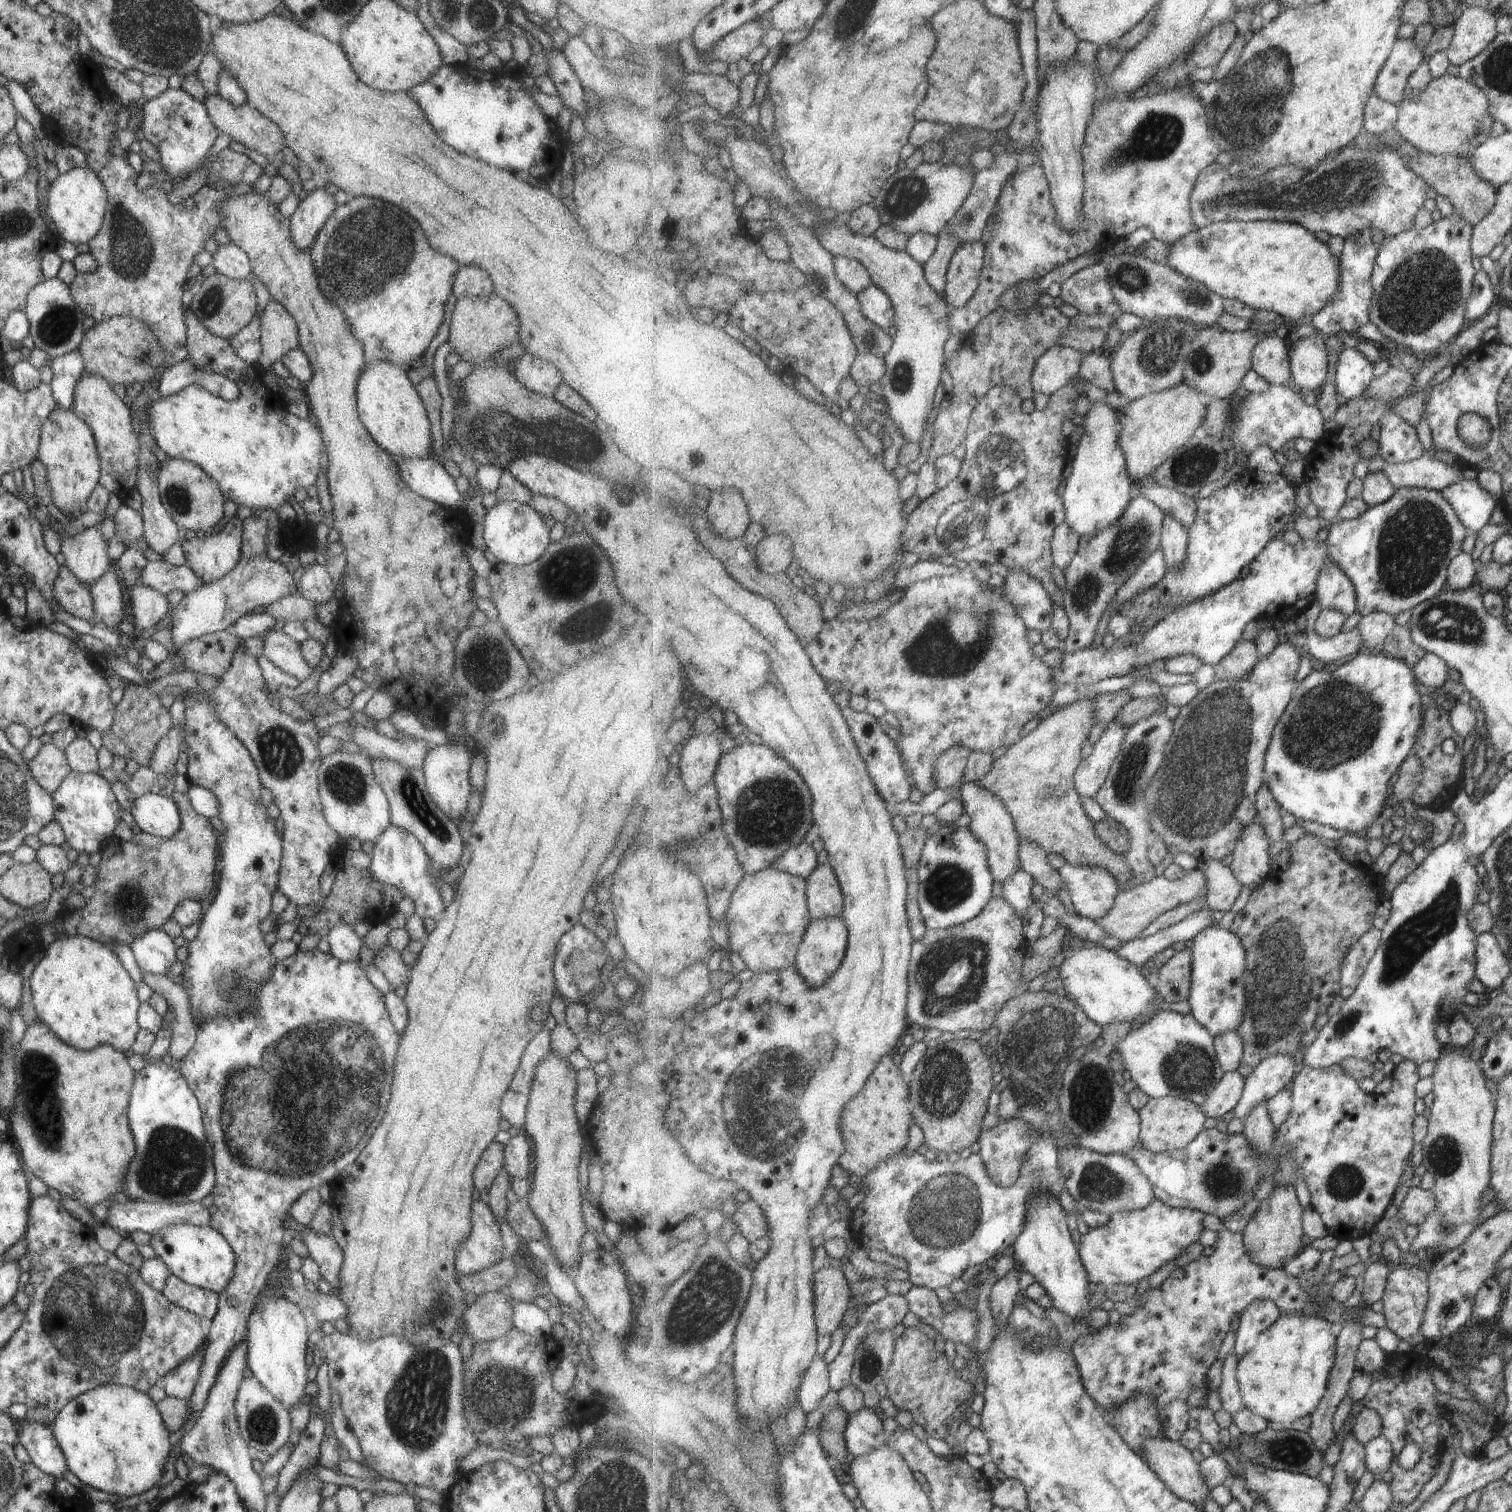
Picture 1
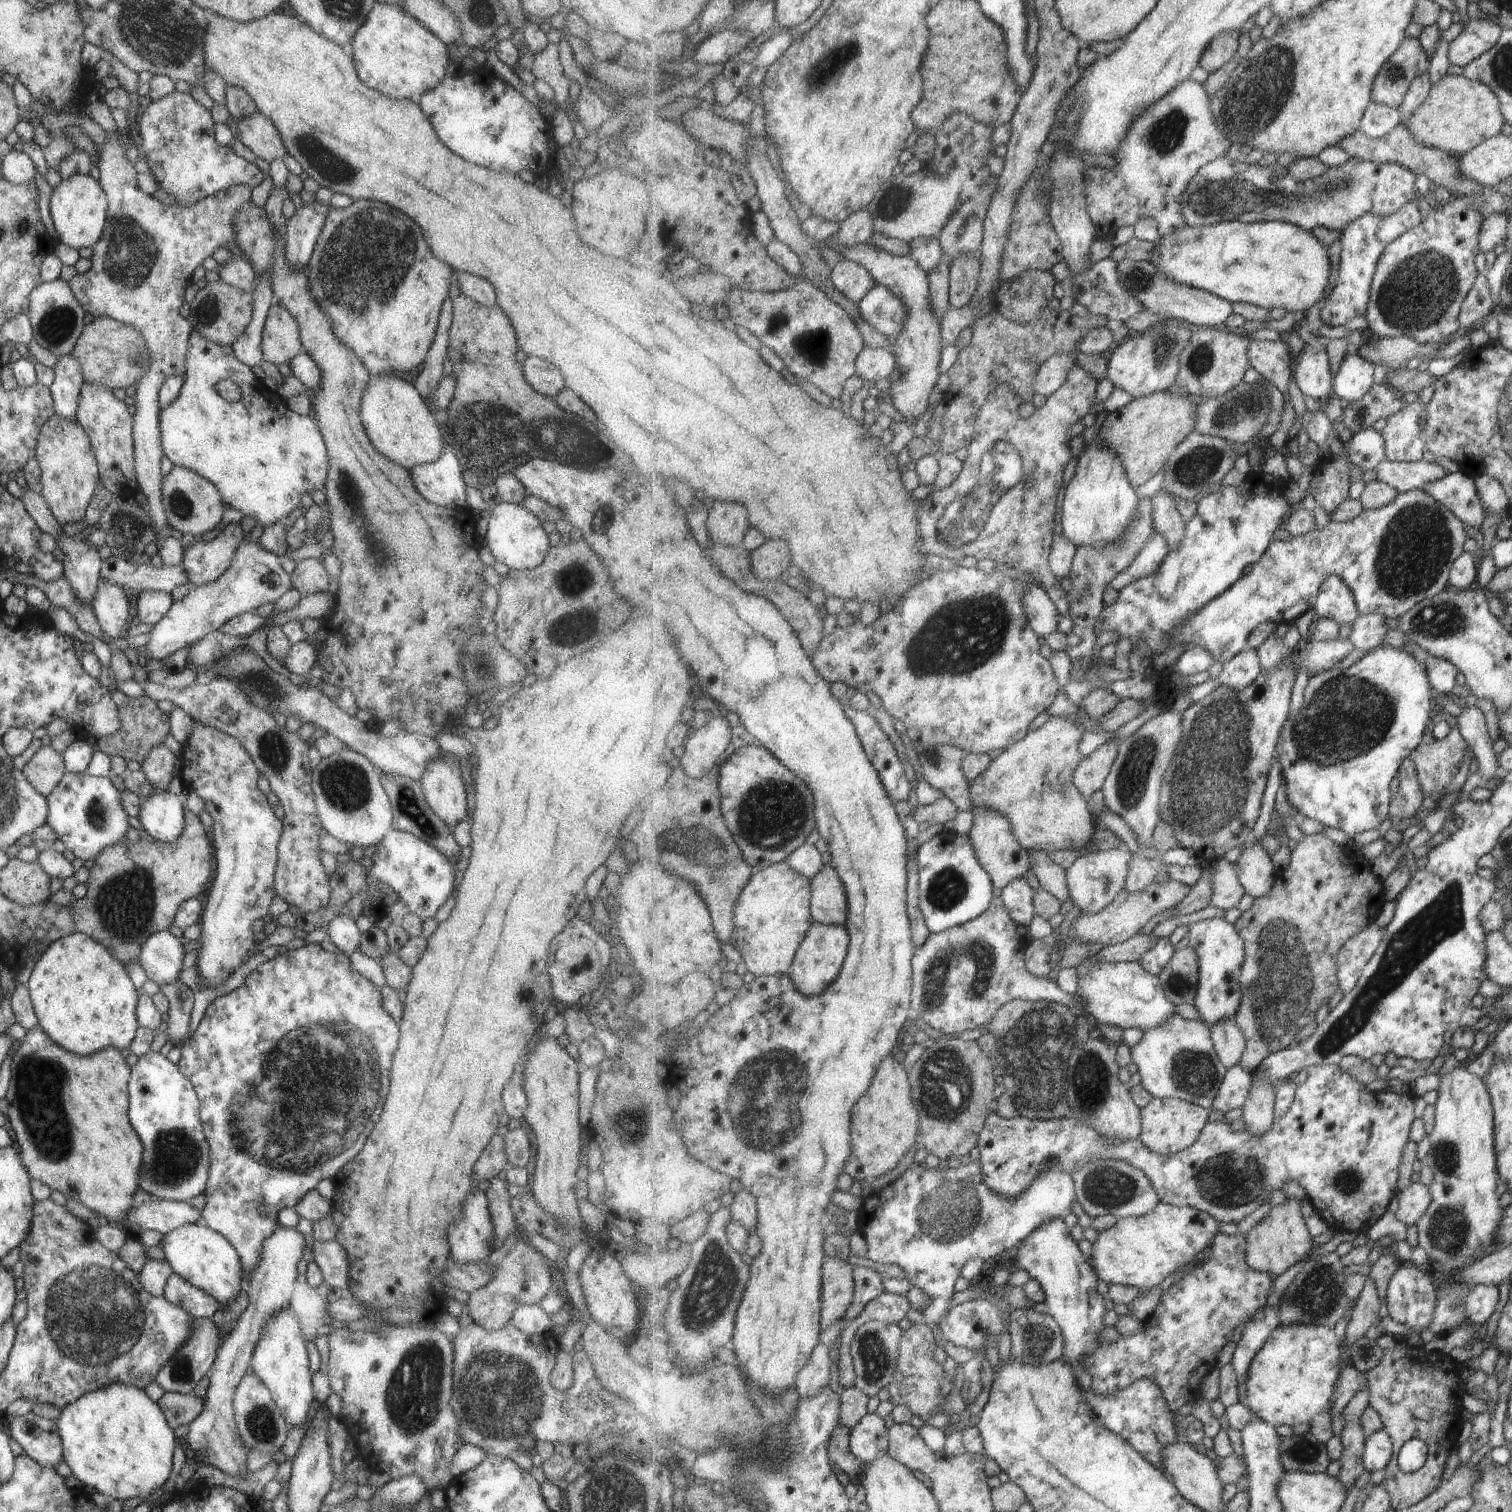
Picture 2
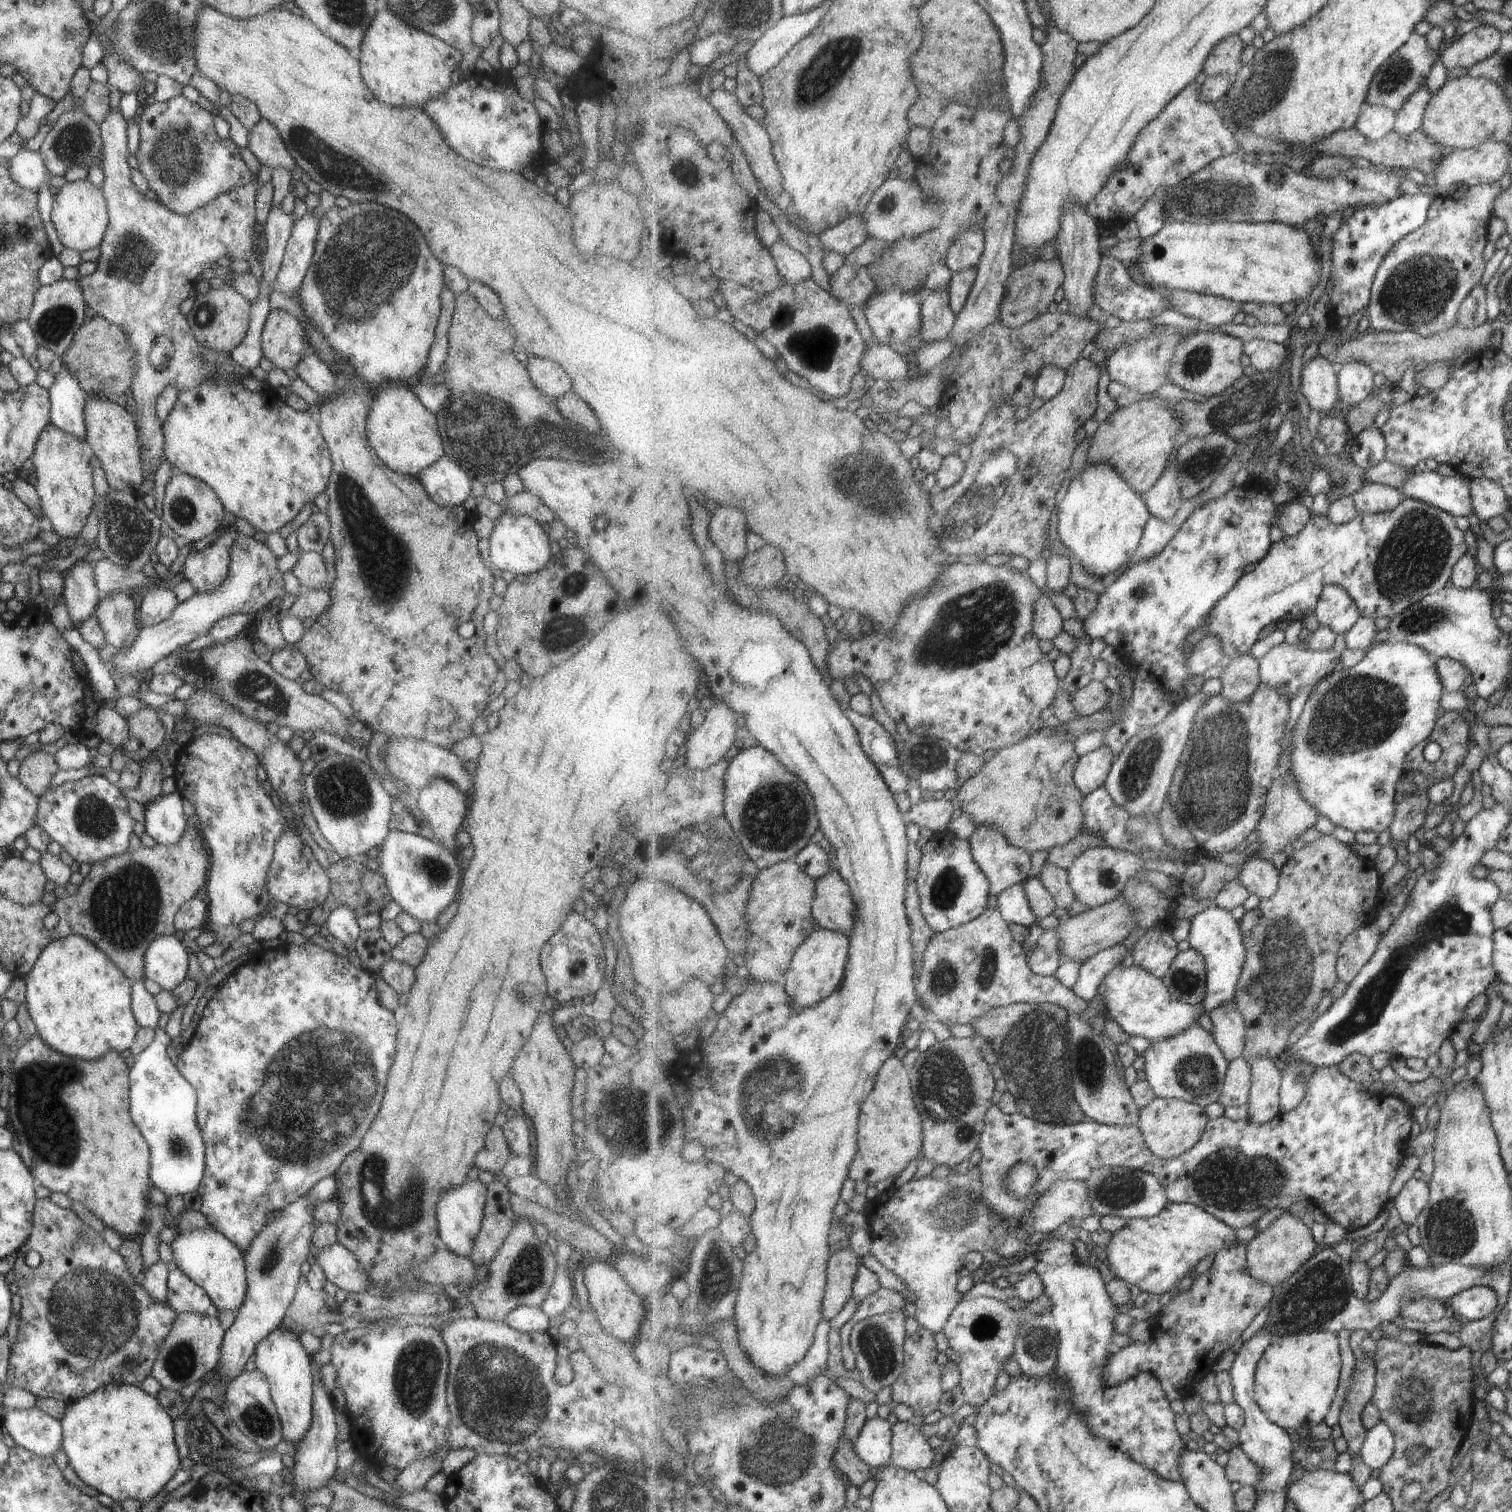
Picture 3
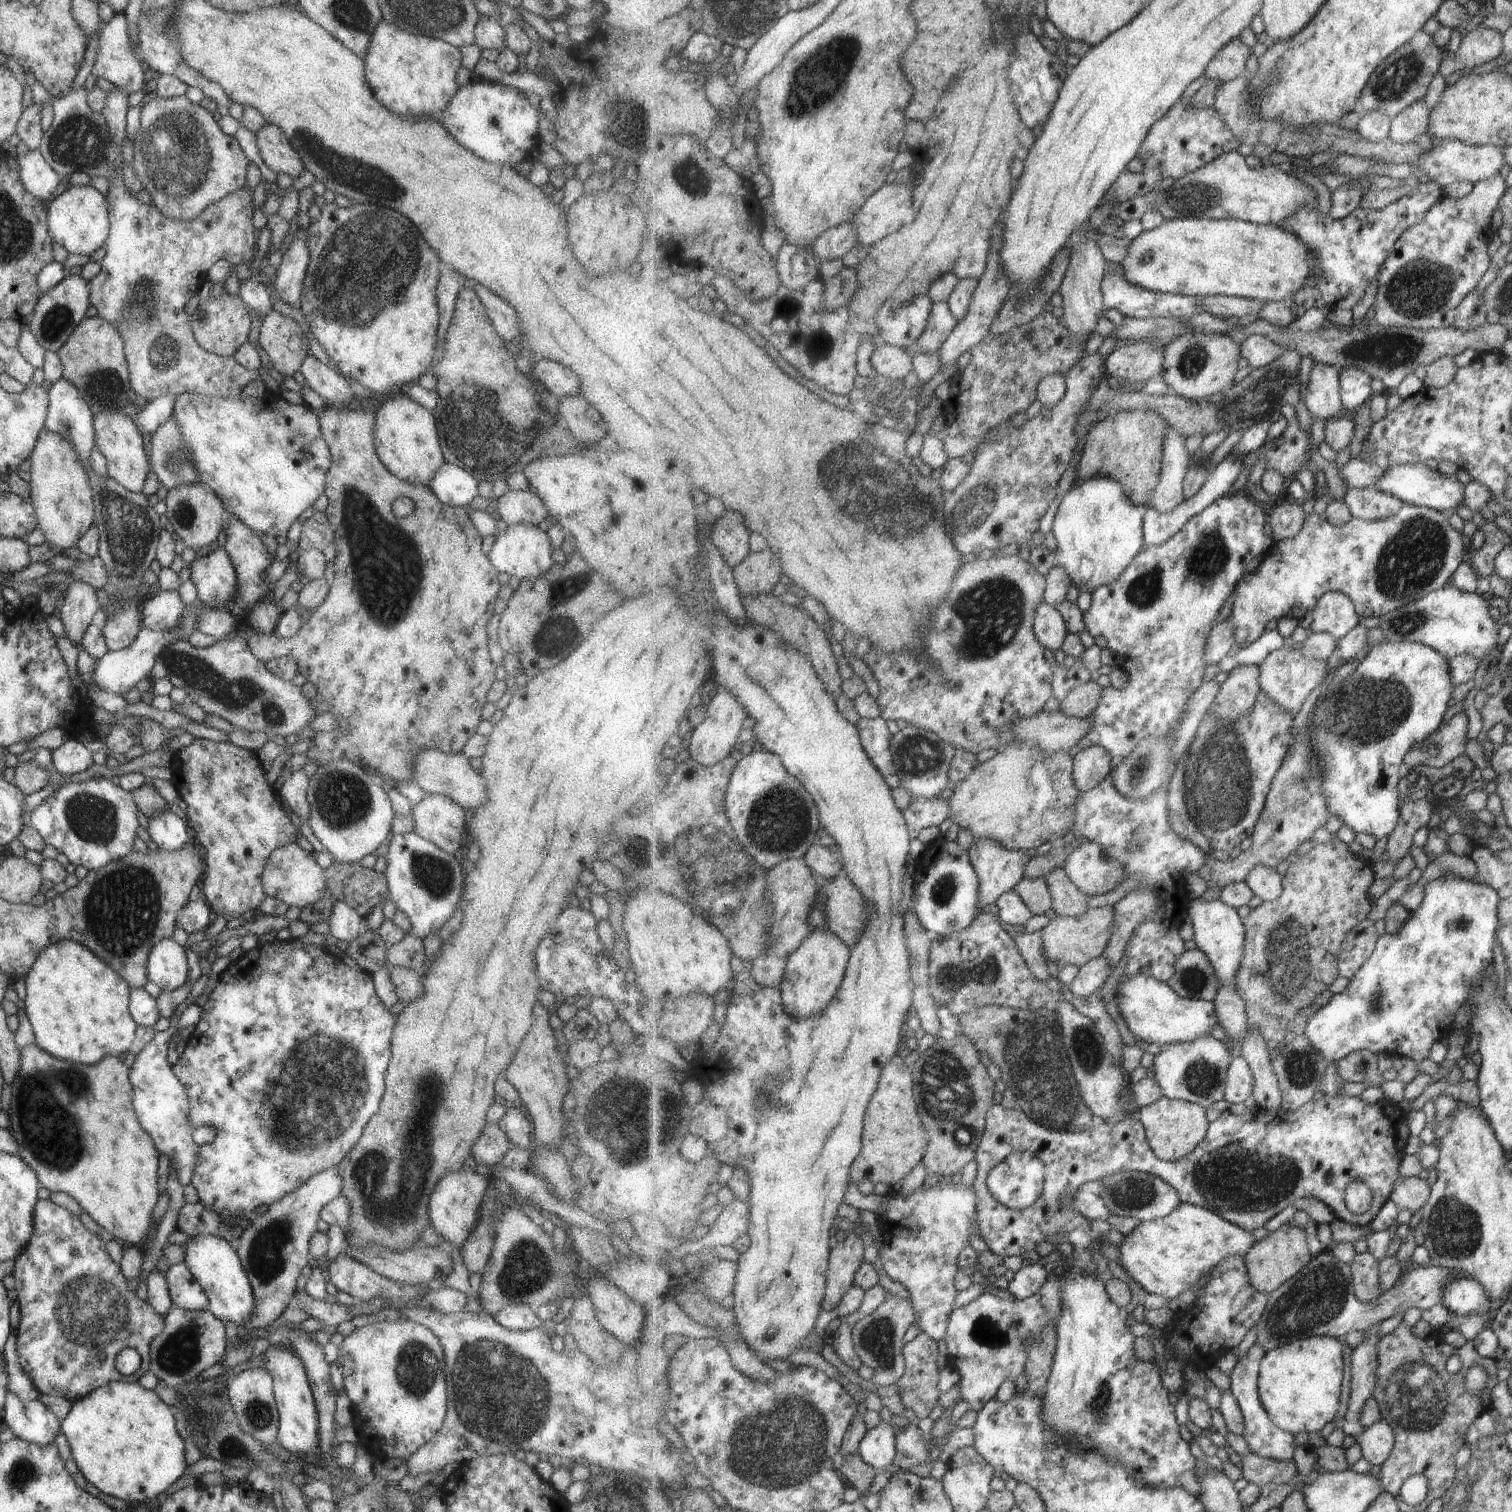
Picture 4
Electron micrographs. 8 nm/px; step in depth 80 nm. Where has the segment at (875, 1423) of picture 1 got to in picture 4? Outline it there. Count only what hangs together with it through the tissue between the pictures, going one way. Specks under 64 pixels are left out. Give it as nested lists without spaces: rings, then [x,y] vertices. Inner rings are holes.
[[[881,1421],[867,1432],[859,1448],[859,1455],[866,1464],[879,1471],[894,1467],[897,1458],[895,1429],[891,1424]]]

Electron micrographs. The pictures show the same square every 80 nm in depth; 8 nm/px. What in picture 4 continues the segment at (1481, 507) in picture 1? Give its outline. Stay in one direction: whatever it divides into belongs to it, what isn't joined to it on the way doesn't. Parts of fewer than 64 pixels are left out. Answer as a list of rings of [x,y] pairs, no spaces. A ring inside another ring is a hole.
[[[1420,463],[1395,464],[1387,467],[1387,472],[1375,484],[1375,488],[1379,488],[1381,492],[1397,496],[1404,504],[1433,508],[1438,512],[1446,511],[1448,514],[1453,514],[1462,505],[1464,486],[1456,480],[1455,476],[1440,474],[1438,470],[1433,470],[1425,463]]]

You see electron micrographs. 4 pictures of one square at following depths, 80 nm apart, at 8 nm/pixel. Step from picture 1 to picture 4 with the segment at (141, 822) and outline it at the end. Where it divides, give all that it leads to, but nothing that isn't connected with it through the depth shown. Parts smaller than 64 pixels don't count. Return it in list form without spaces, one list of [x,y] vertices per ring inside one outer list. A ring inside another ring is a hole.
[[[169,809],[155,814],[153,818],[149,818],[148,823],[146,831],[159,849],[173,852],[192,841],[189,826]]]

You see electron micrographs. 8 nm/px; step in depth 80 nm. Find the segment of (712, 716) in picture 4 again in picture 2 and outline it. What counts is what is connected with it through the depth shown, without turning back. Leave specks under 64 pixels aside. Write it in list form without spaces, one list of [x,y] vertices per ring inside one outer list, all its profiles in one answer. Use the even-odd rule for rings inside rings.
[[[713,717],[702,729],[692,731],[677,755],[676,764],[694,779],[702,779],[725,759],[731,742],[731,726],[726,717]]]

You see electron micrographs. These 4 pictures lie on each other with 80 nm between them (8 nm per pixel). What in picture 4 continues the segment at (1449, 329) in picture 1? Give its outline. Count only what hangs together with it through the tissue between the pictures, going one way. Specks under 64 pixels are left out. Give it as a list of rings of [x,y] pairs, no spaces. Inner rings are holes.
[[[1499,173],[1489,176],[1473,184],[1471,192],[1458,200],[1442,195],[1419,224],[1405,230],[1378,274],[1374,318],[1380,326],[1430,330],[1454,323],[1455,306],[1462,303],[1465,294],[1475,288],[1489,268],[1487,242],[1493,234],[1491,214],[1505,190]]]

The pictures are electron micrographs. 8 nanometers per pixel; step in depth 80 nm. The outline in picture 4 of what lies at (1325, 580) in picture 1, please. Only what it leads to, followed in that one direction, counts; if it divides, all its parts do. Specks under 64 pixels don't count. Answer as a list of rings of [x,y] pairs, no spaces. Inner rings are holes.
[[[1327,592],[1319,600],[1312,616],[1309,632],[1325,632],[1337,641],[1355,630],[1360,620],[1355,604],[1343,592]]]

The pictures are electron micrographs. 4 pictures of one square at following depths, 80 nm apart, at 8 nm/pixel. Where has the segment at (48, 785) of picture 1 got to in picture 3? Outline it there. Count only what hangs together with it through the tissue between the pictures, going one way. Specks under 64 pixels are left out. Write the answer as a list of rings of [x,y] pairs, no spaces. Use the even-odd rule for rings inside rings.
[[[34,751],[26,756],[19,766],[18,774],[15,778],[39,797],[51,782],[55,772],[59,770],[52,754],[43,751]]]

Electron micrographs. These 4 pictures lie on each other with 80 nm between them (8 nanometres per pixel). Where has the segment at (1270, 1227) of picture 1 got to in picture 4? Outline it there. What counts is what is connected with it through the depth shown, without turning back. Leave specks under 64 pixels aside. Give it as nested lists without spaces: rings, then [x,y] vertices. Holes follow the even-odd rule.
[[[1291,1223],[1281,1226],[1279,1230],[1271,1231],[1271,1234],[1264,1240],[1257,1242],[1245,1260],[1251,1286],[1257,1292],[1270,1296],[1273,1292],[1277,1292],[1283,1284],[1287,1284],[1291,1278],[1295,1278],[1307,1264],[1313,1261],[1313,1258],[1305,1230]]]

